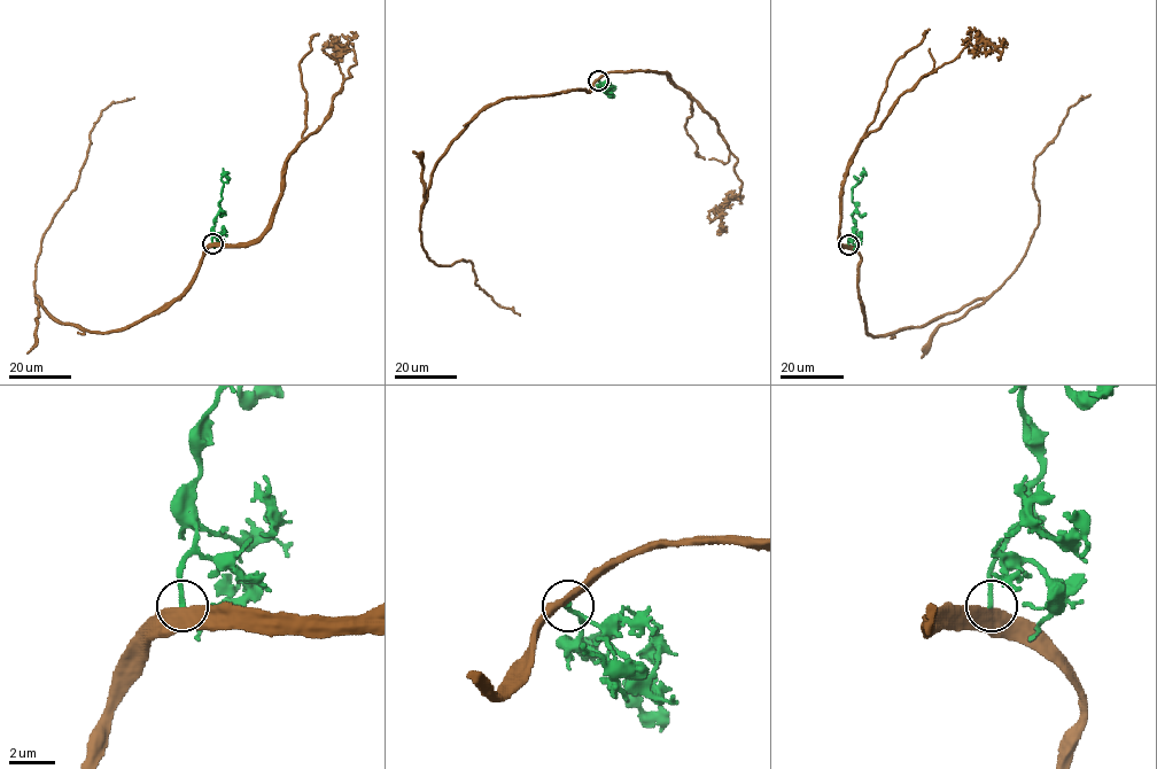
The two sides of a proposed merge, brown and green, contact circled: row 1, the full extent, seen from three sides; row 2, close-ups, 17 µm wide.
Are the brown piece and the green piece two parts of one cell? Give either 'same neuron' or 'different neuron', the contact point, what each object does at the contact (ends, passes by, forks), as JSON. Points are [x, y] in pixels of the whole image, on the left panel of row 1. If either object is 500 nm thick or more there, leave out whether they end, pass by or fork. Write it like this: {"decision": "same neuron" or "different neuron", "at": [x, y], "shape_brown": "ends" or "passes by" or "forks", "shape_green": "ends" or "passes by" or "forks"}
{"decision": "different neuron", "at": [212, 243], "shape_brown": "passes by", "shape_green": "ends"}

